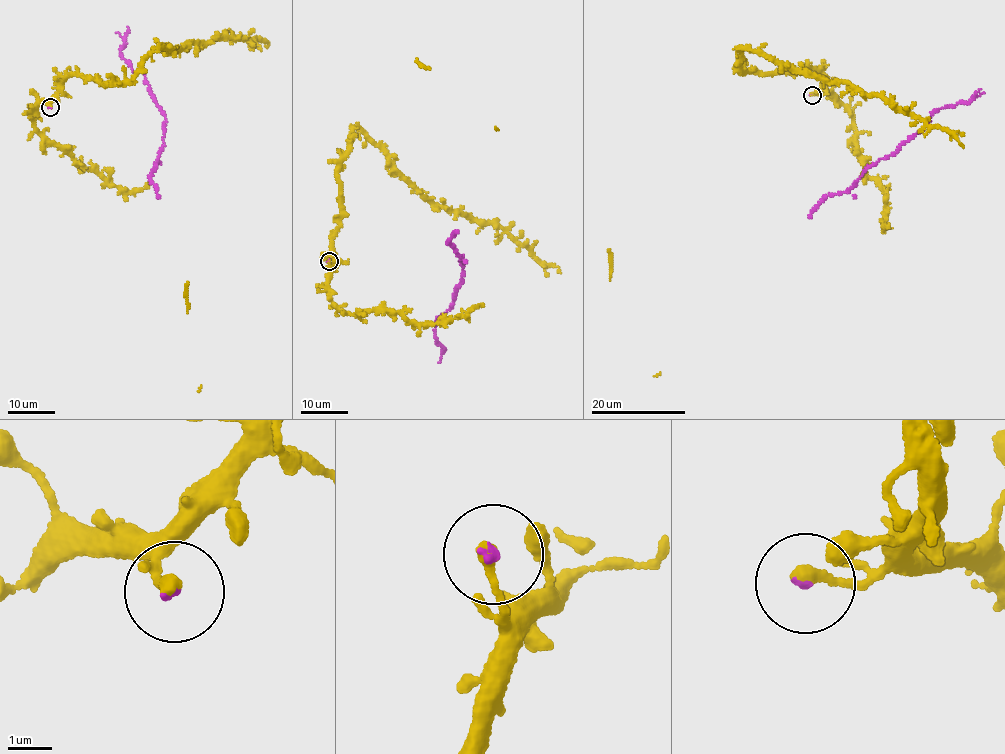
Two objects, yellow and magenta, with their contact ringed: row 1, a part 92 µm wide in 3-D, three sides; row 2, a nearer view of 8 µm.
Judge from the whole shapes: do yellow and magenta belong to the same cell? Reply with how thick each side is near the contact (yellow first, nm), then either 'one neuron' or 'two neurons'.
320/90 nm | one neuron

